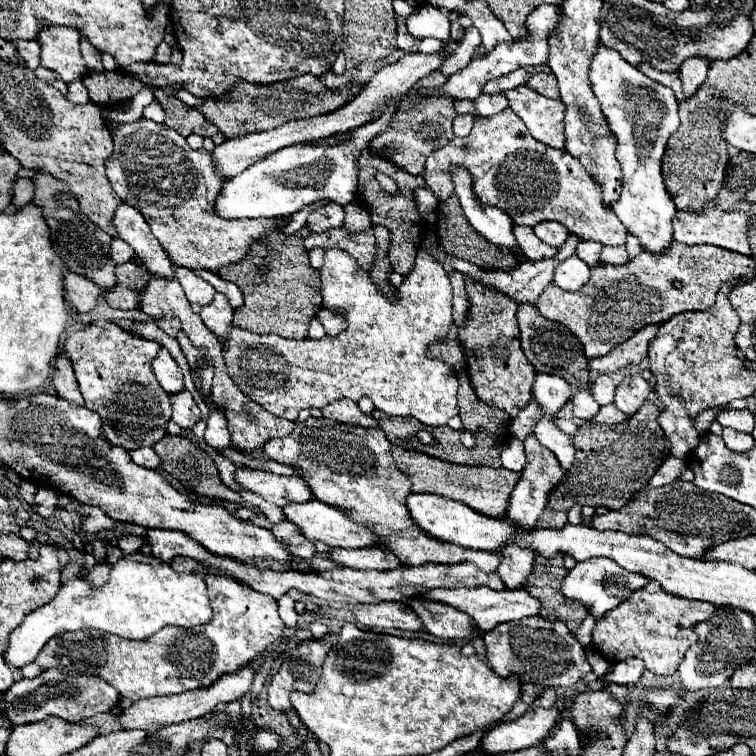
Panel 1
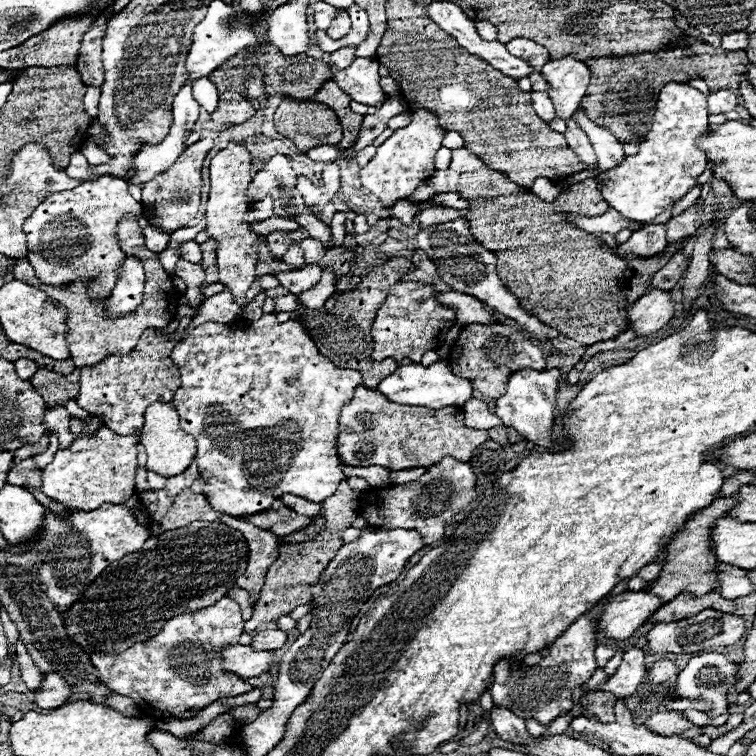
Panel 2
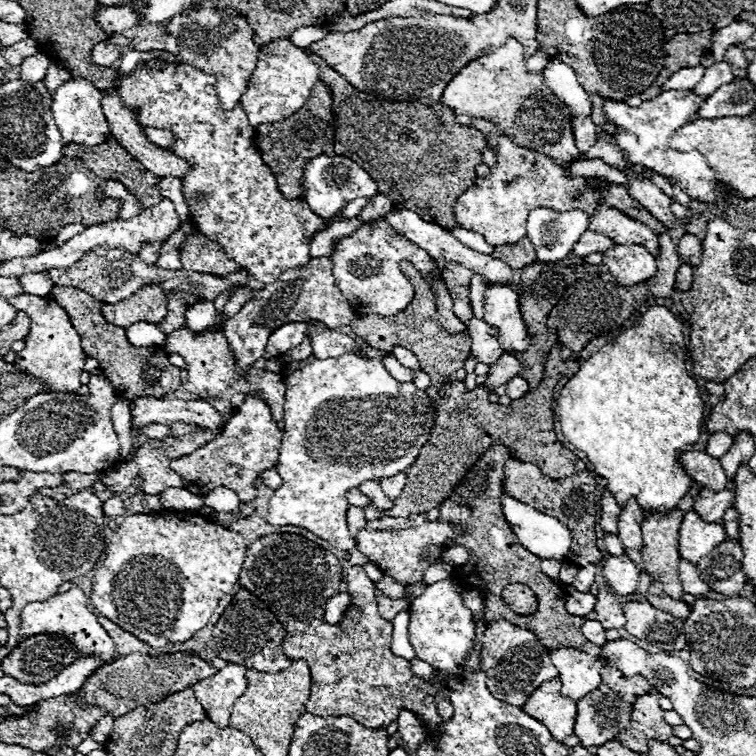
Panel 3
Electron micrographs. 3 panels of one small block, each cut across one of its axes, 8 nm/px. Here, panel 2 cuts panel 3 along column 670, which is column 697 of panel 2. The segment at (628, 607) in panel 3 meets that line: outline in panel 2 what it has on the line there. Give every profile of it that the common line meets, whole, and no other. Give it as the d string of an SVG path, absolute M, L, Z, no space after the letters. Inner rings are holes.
M704 610L698 616L684 618L678 622L660 622L648 632L648 652L650 654L688 654L688 652L702 652L718 646L730 646L744 636L744 620L734 614L722 614L718 610Z

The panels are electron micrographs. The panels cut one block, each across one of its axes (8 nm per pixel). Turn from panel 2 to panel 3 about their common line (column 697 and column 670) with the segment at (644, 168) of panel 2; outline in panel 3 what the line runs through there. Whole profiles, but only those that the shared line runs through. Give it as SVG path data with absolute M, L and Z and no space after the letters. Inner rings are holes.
M668 90L656 96L654 100L642 102L642 108L630 108L624 102L606 100L604 112L608 112L612 124L622 128L612 138L632 160L632 164L654 170L664 178L672 178L692 200L712 204L730 192L726 182L718 180L716 172L708 166L706 158L700 152L678 152L670 148L670 138L674 136L674 132L684 124L696 120L696 112L704 100L706 100L704 96L696 96L690 90Z

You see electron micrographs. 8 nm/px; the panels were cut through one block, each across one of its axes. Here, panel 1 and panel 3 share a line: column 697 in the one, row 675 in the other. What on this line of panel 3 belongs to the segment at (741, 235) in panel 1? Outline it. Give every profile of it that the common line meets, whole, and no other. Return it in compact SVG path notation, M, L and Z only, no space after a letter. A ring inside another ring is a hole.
M226 664L214 676L194 684L196 700L202 704L208 720L218 728L230 726L230 710L238 696L246 690L246 666Z

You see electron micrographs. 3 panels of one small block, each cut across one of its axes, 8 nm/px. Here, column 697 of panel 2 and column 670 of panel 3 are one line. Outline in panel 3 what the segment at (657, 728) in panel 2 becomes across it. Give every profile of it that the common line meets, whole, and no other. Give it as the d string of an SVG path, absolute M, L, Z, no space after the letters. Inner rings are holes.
M642 694L638 702L634 702L630 726L618 736L618 742L634 752L648 752L650 738L674 736L674 728L664 722L664 710L658 704L654 694Z

